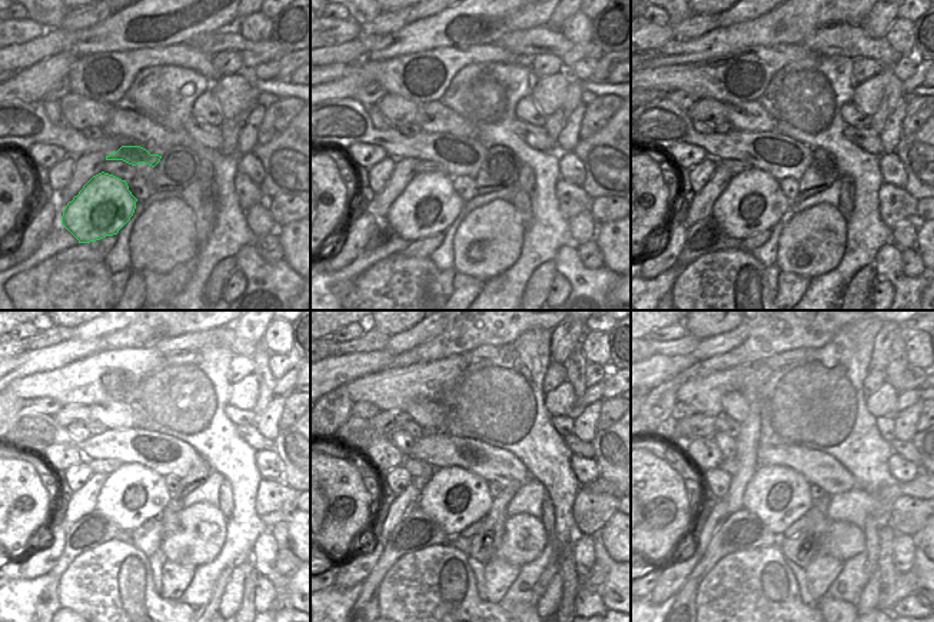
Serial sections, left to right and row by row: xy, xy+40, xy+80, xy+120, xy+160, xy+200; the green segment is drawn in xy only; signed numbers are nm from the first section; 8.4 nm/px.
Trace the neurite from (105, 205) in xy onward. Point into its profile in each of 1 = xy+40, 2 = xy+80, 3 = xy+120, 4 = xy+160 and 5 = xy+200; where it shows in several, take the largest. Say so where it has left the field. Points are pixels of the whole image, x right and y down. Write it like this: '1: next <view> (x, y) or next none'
1: next xy+40 (428, 205)
2: next xy+80 (753, 202)
3: next xy+120 (130, 496)
4: next xy+160 (455, 498)
5: next xy+200 (778, 495)

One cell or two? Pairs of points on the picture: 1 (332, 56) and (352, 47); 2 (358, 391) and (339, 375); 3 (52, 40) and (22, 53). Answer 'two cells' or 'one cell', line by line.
1: one cell
2: two cells
3: one cell

